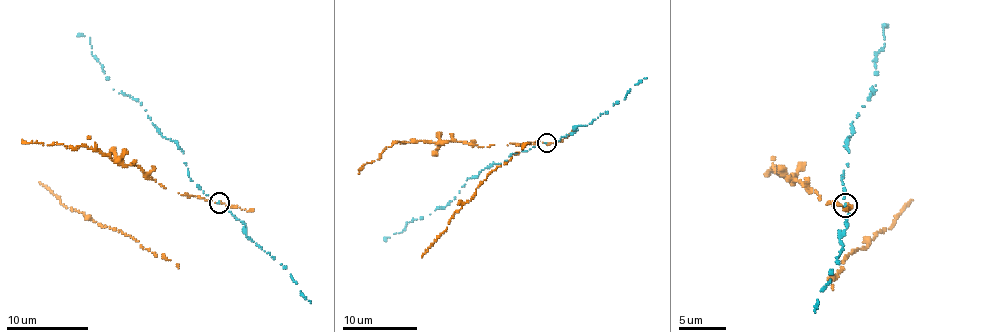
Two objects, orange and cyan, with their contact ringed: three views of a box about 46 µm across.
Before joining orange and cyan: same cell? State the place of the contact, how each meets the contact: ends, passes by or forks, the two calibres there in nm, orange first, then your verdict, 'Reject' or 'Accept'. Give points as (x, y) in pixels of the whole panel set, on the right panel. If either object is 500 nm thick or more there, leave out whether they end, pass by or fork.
Place: (845, 205). At the ring orange passes by. At the ring cyan ends. Thickness 160 nm (orange) against 150 nm. Reject

